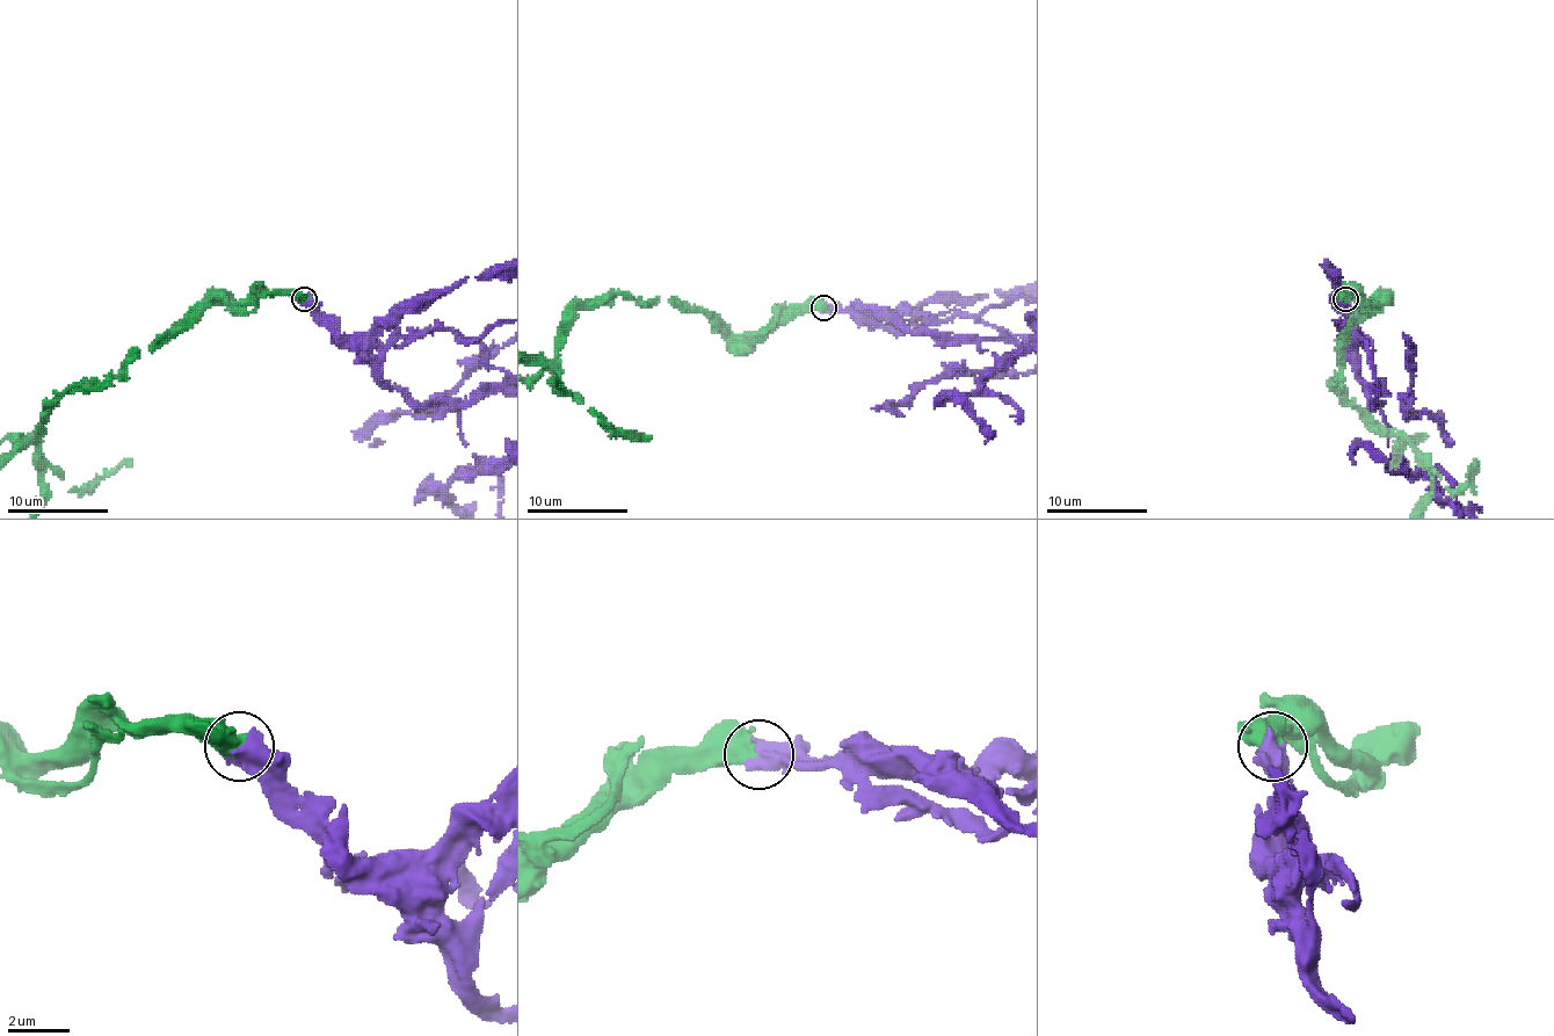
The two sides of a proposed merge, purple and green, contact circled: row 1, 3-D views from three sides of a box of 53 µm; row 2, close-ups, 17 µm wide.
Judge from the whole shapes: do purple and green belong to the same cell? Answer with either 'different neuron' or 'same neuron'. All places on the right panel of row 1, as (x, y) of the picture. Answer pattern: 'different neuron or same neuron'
same neuron

